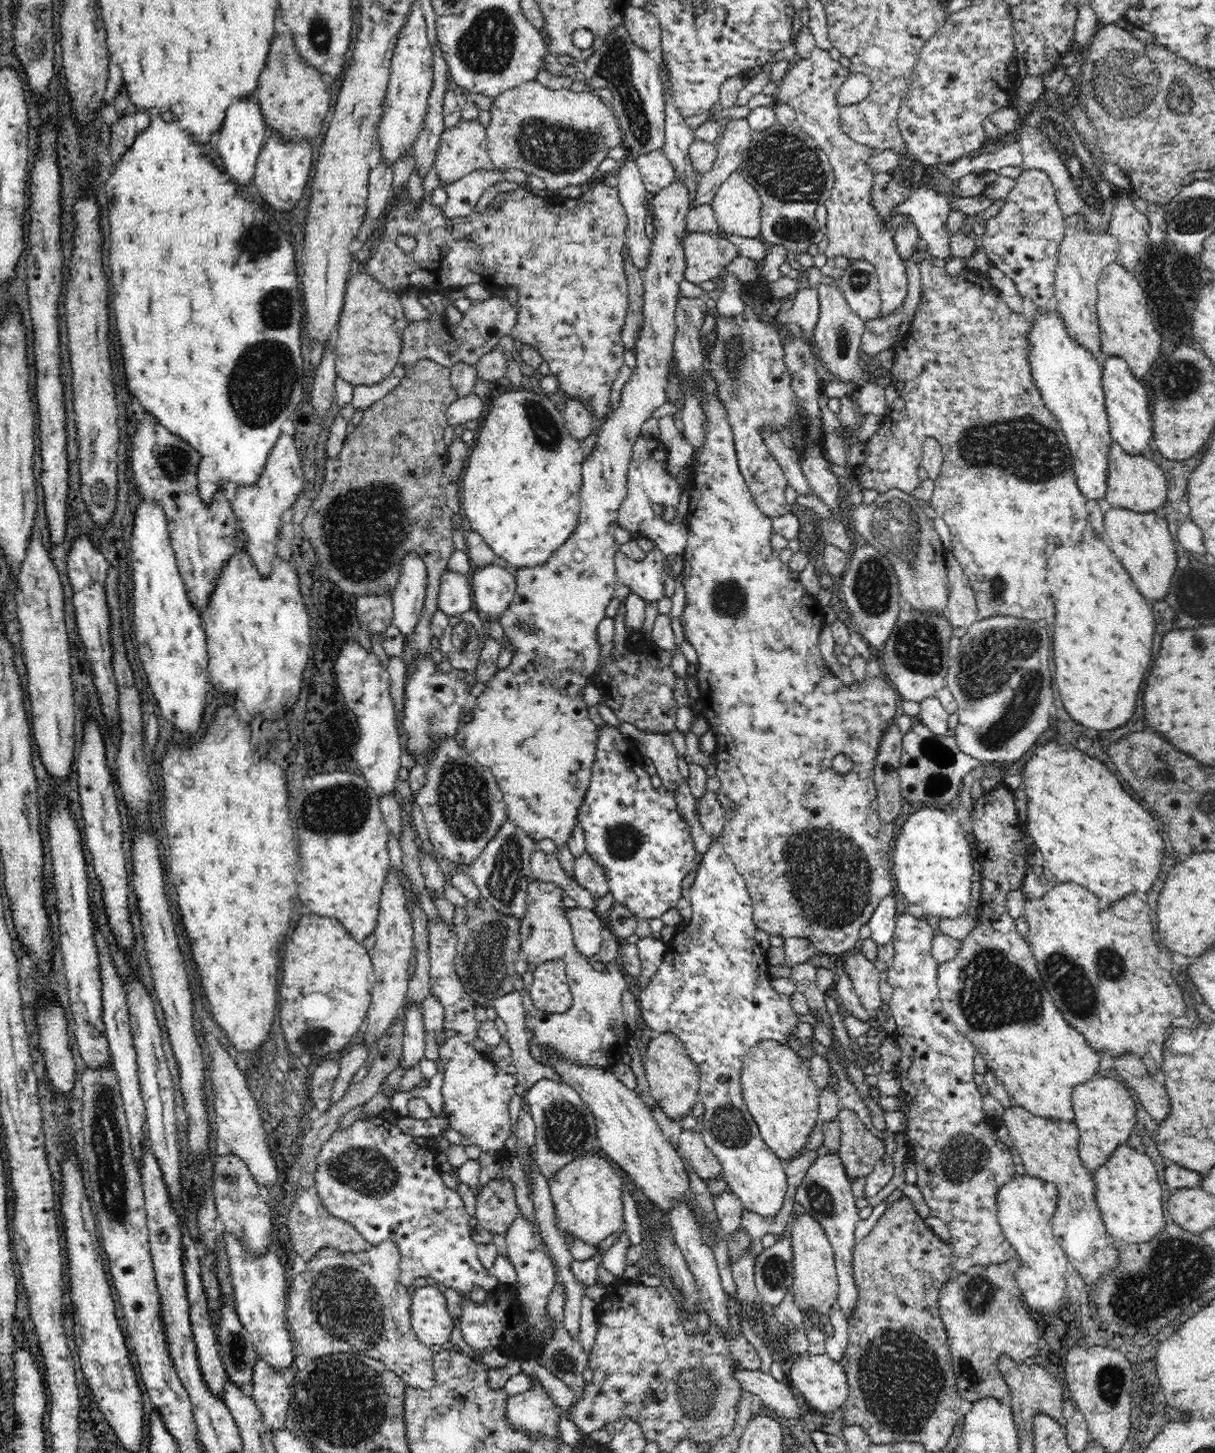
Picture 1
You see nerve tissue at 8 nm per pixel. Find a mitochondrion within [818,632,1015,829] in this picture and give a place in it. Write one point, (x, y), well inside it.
(944, 756)

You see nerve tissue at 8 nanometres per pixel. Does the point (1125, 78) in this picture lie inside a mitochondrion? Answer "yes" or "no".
yes

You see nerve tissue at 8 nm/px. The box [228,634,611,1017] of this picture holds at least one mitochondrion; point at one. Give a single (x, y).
(463, 799)

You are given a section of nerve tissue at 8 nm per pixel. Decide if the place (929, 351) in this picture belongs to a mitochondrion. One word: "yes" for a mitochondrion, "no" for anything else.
no

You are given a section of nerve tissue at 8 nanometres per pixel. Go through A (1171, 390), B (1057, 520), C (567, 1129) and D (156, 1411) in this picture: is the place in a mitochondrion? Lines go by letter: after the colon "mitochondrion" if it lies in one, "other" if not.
A: mitochondrion
B: other
C: mitochondrion
D: other

